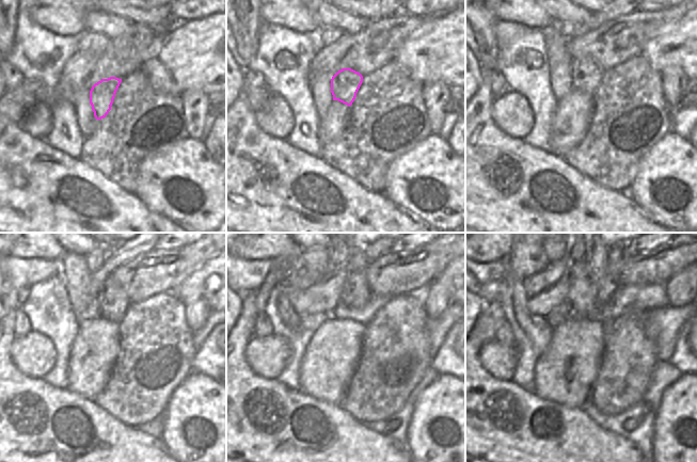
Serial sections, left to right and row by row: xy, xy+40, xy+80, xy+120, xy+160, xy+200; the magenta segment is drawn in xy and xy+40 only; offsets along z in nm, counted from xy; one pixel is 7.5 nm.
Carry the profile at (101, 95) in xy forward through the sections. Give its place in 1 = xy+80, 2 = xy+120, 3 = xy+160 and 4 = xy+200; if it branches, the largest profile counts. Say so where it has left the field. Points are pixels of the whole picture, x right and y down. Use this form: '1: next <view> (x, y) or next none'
1: next xy+80 (586, 75)
2: next xy+120 (113, 303)
3: next xy+160 (355, 292)
4: next xy+200 (596, 254)

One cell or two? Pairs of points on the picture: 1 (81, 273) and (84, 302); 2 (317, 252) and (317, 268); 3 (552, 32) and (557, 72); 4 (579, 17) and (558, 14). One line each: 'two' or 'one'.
1: one
2: one
3: one
4: one

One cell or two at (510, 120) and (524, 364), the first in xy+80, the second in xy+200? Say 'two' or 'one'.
two

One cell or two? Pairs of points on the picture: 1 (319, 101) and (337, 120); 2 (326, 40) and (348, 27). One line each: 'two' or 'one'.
1: two
2: two

